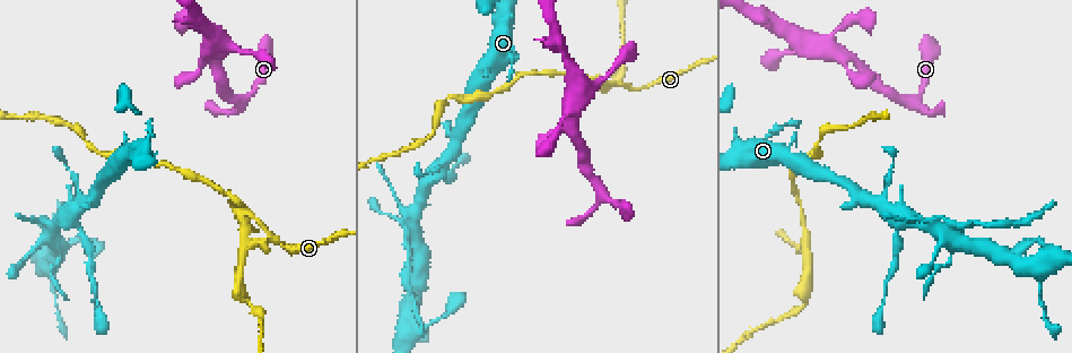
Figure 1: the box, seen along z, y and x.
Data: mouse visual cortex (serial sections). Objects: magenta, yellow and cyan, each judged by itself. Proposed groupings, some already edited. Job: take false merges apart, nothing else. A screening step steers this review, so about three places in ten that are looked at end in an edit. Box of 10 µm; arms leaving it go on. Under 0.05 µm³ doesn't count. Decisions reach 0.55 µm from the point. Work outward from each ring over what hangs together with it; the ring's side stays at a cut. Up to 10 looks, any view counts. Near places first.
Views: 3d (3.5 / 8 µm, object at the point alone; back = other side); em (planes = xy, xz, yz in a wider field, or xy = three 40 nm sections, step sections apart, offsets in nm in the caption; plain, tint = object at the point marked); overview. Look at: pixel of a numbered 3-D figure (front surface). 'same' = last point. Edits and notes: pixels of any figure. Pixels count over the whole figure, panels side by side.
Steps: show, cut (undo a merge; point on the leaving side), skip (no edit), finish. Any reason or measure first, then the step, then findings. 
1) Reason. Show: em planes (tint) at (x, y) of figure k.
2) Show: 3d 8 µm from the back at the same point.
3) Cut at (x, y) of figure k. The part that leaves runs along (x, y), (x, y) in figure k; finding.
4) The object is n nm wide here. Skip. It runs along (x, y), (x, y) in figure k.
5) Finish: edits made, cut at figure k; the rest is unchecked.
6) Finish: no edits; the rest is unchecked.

Three-way junction. Show: 3d 8 µm at (269, 239) of figure 1.

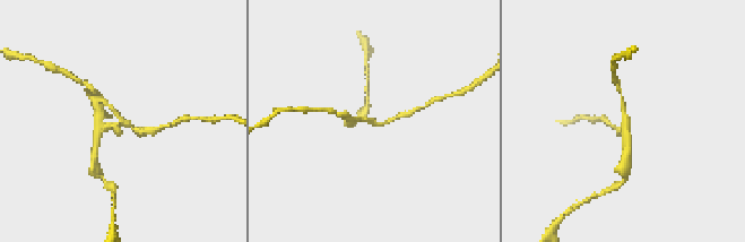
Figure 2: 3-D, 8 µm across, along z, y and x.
3 arms meet here; the arms are 150, 150, 150 nm wide; need the tissue. Show: em xy step 5 (tint) at the same point.

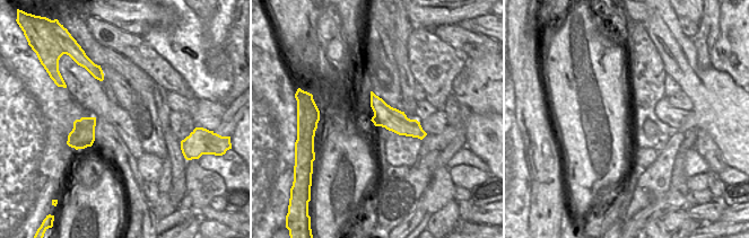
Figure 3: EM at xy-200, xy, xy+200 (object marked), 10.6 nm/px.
Cut at (97, 124) of figure 2. The part that leaves runs along (117, 126), (97, 134), (94, 155) in figure 2; two cells meet here.

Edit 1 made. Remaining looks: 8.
Branch point. Show: 3d 3.5 µm at (243, 102) of figure 1.

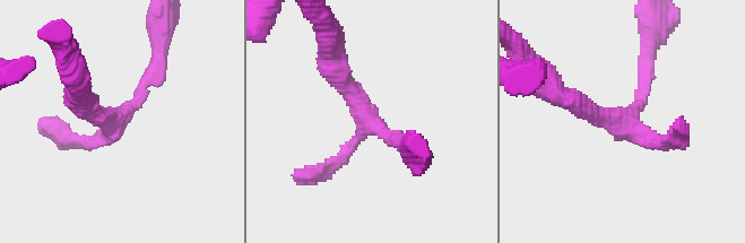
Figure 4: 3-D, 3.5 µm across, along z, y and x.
Now the EM. Show: em planes (tint) at (372, 122) of figure 4.

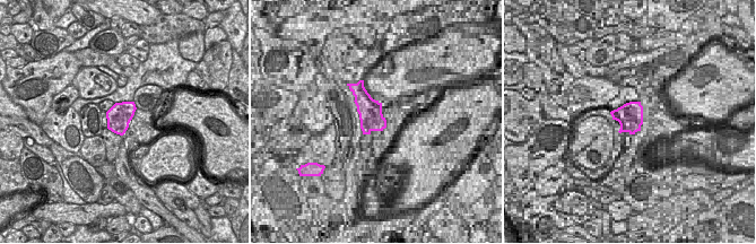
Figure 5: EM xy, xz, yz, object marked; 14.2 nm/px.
Skip. It runs along (412, 142), (370, 123), (336, 64) in figure 4; continuous, no second cell.

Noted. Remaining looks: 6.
Show: 3d 3.5 µm at (837, 50) of figure 1.

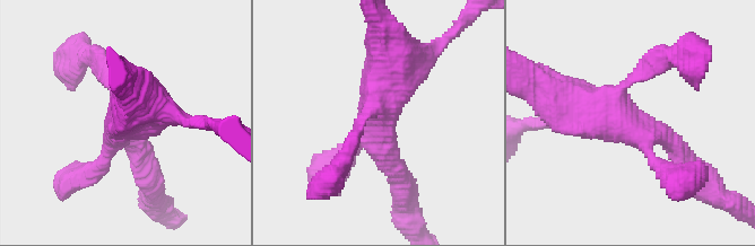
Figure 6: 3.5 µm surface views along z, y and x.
Show: em xy step 3 (tint) at (625, 121) of figure 6.

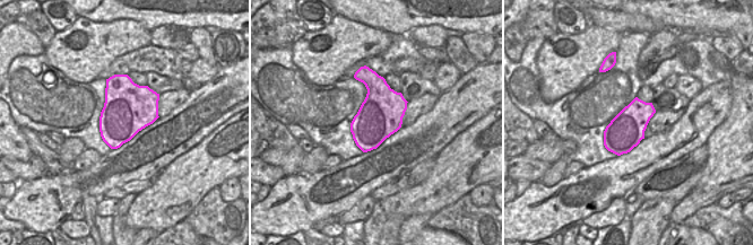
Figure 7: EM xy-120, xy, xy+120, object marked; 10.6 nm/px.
Skip. It runs along (673, 143), (545, 87) in figure 6; all the same cell.

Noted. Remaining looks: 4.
Thick turns thin. Show: 3d 3.5 µm at (433, 175) of figure 1.

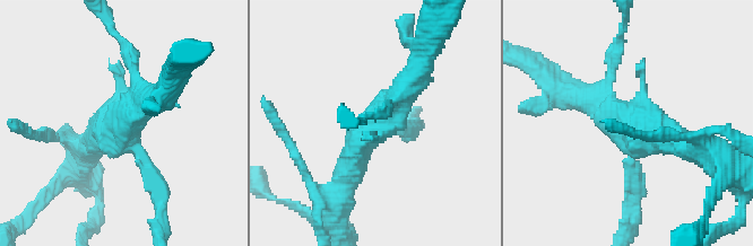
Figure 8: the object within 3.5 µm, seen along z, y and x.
Show: em xy step 2 (plain) at (628, 123) of figure 8.

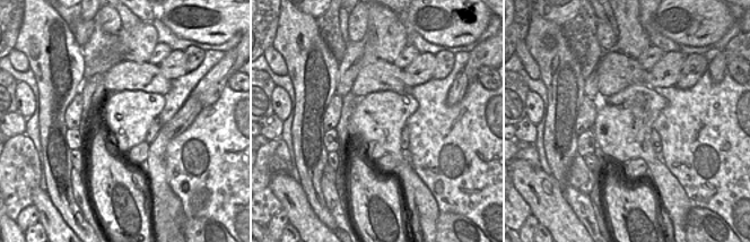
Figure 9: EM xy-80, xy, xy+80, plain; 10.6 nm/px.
Where the object lies. Show: em xy step 2 (tint) at the same point.

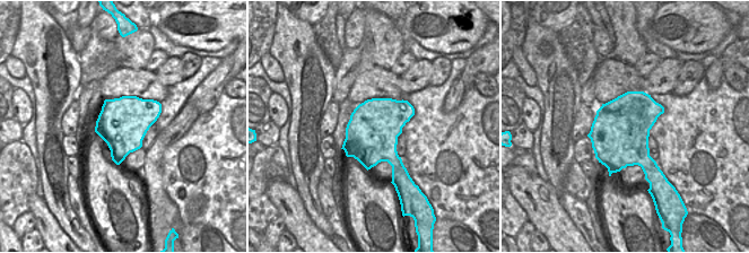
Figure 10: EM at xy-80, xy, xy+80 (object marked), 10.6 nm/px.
Skip. It runs along (418, 72), (360, 139), (346, 182) in figure 8; one cell here.

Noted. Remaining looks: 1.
Finish: edits made, cut at figure 2; the rest is unchecked.

